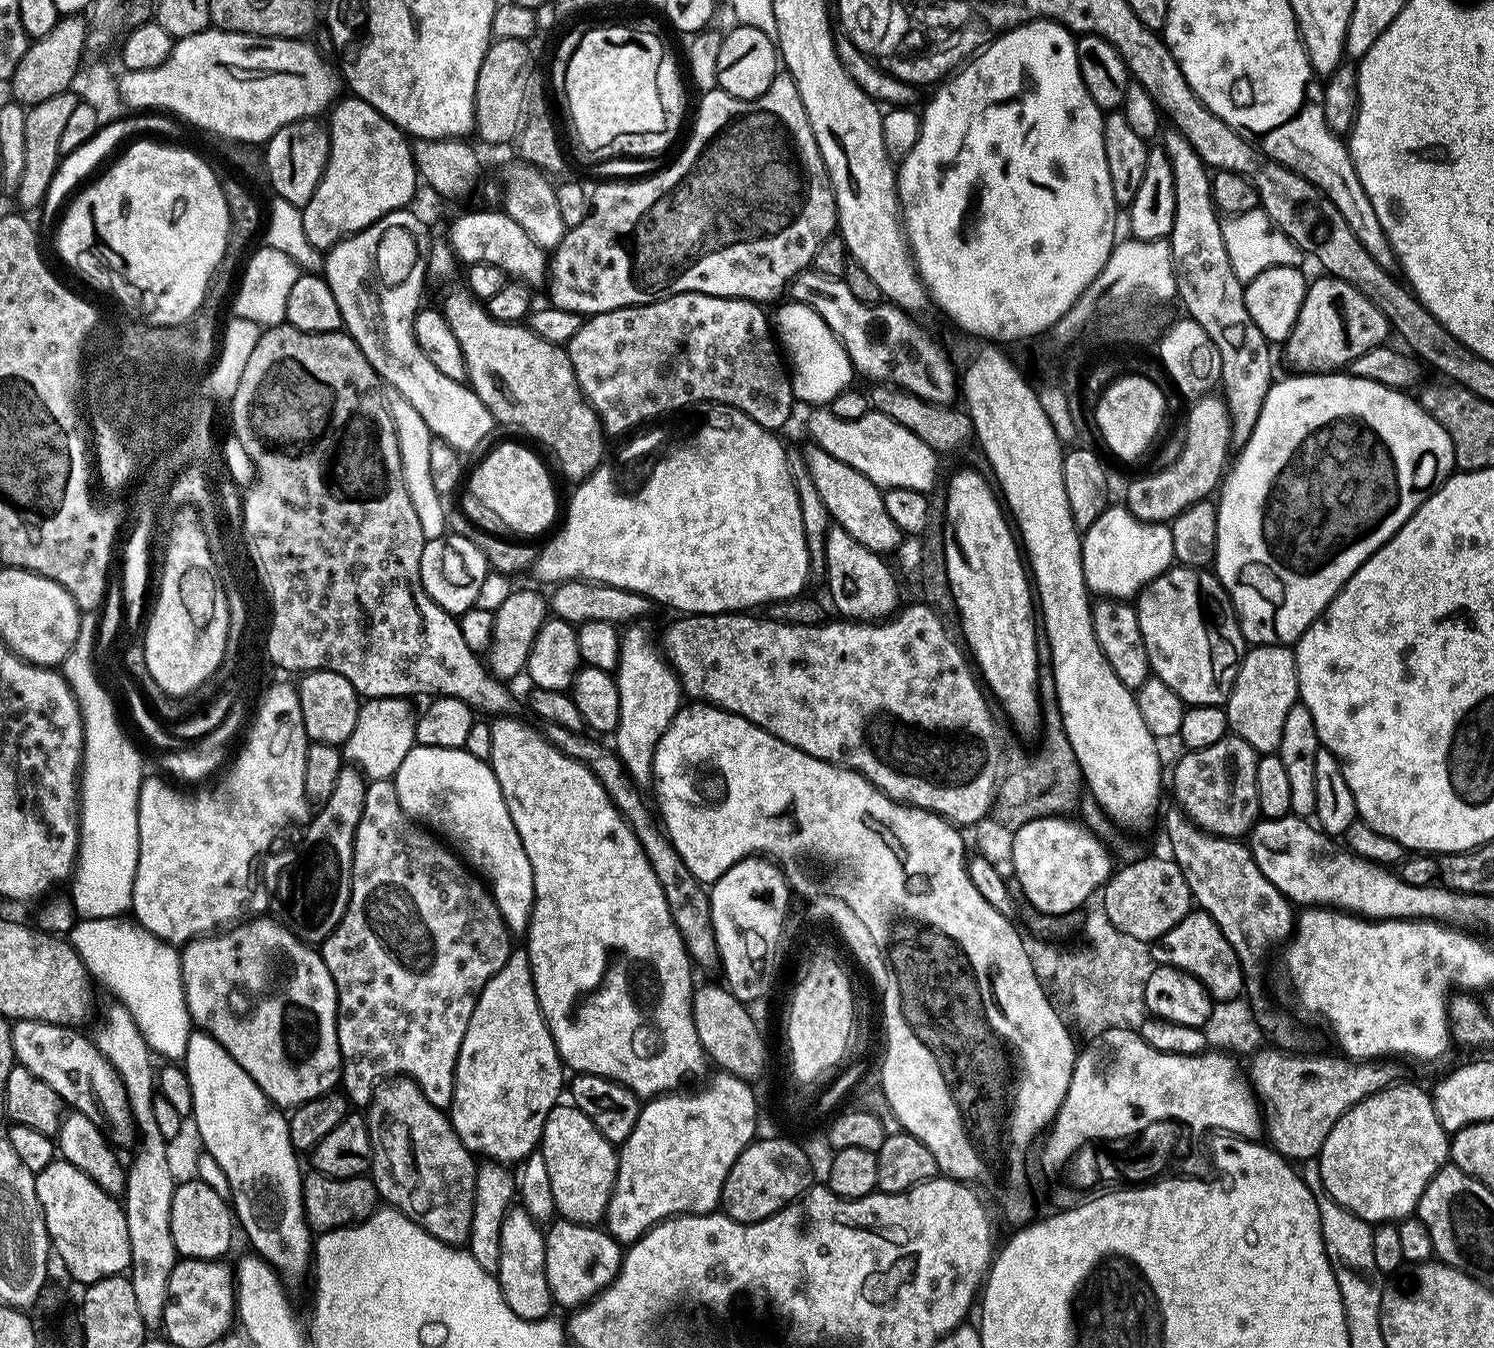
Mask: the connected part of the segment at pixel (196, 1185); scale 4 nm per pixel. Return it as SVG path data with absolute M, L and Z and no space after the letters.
M191 1178L185 1184L177 1183L172 1190L170 1202L170 1234L174 1238L174 1246L181 1257L189 1260L217 1260L232 1248L232 1224L234 1228L234 1212L229 1201L223 1196L214 1194L206 1182L199 1178Z

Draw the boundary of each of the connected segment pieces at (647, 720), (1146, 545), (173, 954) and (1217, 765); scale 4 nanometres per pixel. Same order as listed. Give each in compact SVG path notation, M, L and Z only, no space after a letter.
M636 626L623 629L620 637L620 663L614 673L620 703L618 726L614 733L614 751L624 763L624 769L633 783L643 786L647 780L649 783L653 779L652 767L658 742L682 707L682 685L676 669L666 659L657 641L655 644L648 637L646 629L634 627Z
M1111 505L1081 537L1084 583L1091 593L1109 599L1135 597L1153 578L1175 561L1173 534L1167 523L1150 524L1138 519L1125 505Z
M111 916L97 920L77 919L70 933L71 947L75 948L80 960L93 981L101 980L115 999L134 1018L142 1035L147 1032L184 1032L184 1013L188 1011L184 1001L184 980L180 977L180 952L173 945L165 944L154 934L144 931L139 923L127 924L127 919Z
M1229 734L1214 742L1214 746L1193 748L1183 754L1185 756L1177 762L1172 772L1175 803L1193 823L1213 836L1240 838L1251 833L1252 825L1257 823L1260 816L1260 807L1256 785L1258 754L1250 742Z

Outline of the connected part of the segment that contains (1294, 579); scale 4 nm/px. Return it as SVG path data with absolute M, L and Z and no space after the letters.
M1296 374L1300 376L1292 376L1289 380L1277 379L1273 383L1272 388L1266 394L1264 405L1262 406L1262 414L1258 414L1258 422L1254 426L1254 430L1250 434L1250 438L1239 449L1240 457L1231 461L1230 467L1227 469L1226 475L1223 477L1222 483L1218 489L1218 503L1216 504L1216 517L1218 518L1218 538L1216 539L1216 558L1214 561L1214 575L1220 581L1225 590L1228 592L1229 598L1232 599L1232 607L1236 609L1236 619L1240 622L1240 633L1244 635L1245 641L1249 645L1255 646L1257 644L1282 644L1285 646L1295 645L1309 626L1319 618L1322 613L1328 609L1328 603L1344 587L1344 584L1349 578L1358 571L1362 565L1367 562L1374 555L1381 546L1384 545L1401 526L1410 519L1412 515L1418 510L1418 506L1422 506L1422 502L1430 493L1435 492L1449 476L1453 475L1456 468L1456 459L1454 458L1454 446L1450 442L1450 434L1446 434L1446 430L1442 430L1435 418L1427 412L1426 409L1420 407L1415 399L1412 400L1407 391L1398 388L1387 388L1373 380L1366 378L1358 378L1351 374Z

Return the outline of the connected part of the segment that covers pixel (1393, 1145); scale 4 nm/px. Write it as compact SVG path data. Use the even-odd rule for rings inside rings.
M1394 1082L1389 1088L1370 1094L1346 1110L1346 1114L1334 1122L1334 1130L1326 1134L1326 1142L1318 1157L1320 1177L1330 1198L1373 1226L1409 1219L1434 1174L1450 1160L1450 1136L1442 1122L1438 1122L1431 1095L1416 1084L1400 1083Z

